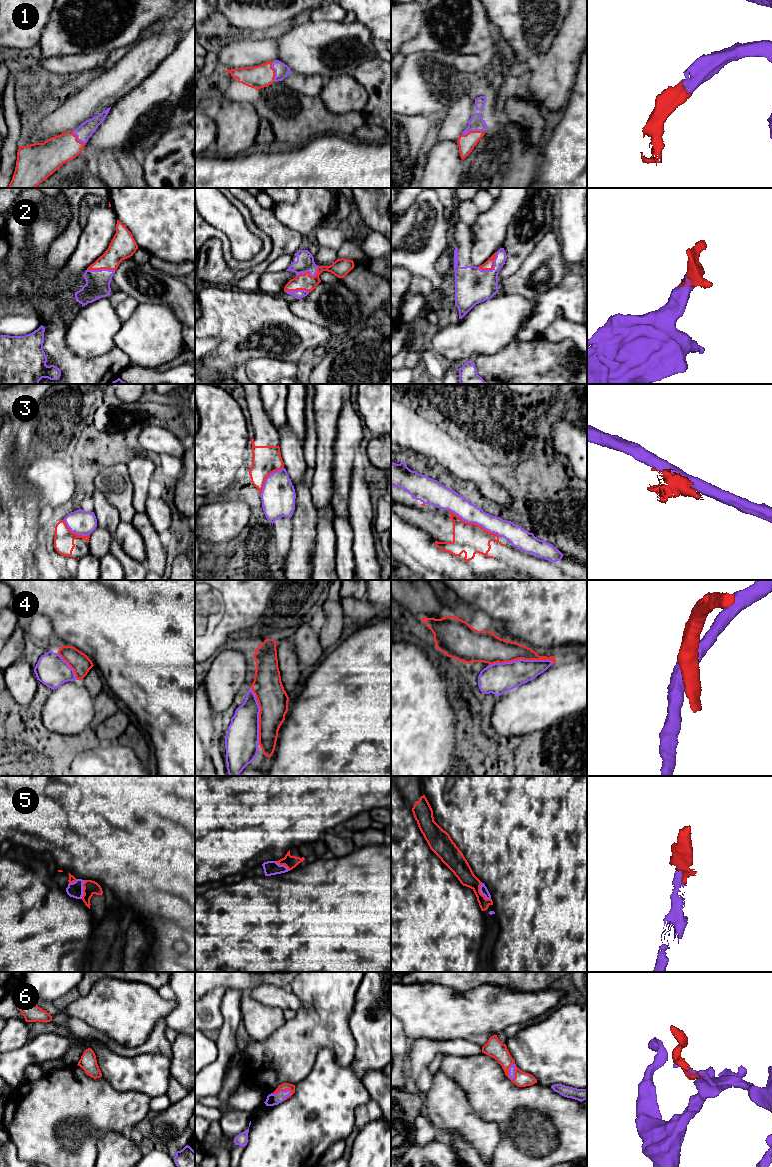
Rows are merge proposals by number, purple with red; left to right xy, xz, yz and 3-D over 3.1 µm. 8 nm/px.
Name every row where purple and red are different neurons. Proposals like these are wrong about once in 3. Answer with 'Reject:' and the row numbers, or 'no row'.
Reject: 3, 4

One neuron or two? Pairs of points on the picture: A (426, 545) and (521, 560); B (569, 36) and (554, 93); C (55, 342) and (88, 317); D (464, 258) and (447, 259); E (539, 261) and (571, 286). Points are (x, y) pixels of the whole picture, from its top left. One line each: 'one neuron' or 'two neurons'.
A: two neurons
B: one neuron
C: two neurons
D: two neurons
E: two neurons

